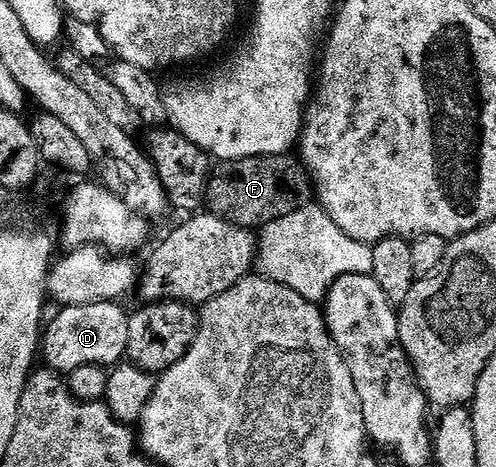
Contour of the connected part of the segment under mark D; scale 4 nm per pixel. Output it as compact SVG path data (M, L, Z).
M107 300L106 302L94 302L93 304L83 304L82 306L64 306L59 309L60 313L53 318L52 321L47 321L46 327L42 332L42 360L45 360L47 367L51 369L53 373L56 374L67 374L78 370L78 366L94 366L95 364L101 366L115 366L127 357L128 354L128 317L129 313L127 311L123 312L120 309L121 305L119 303Z

